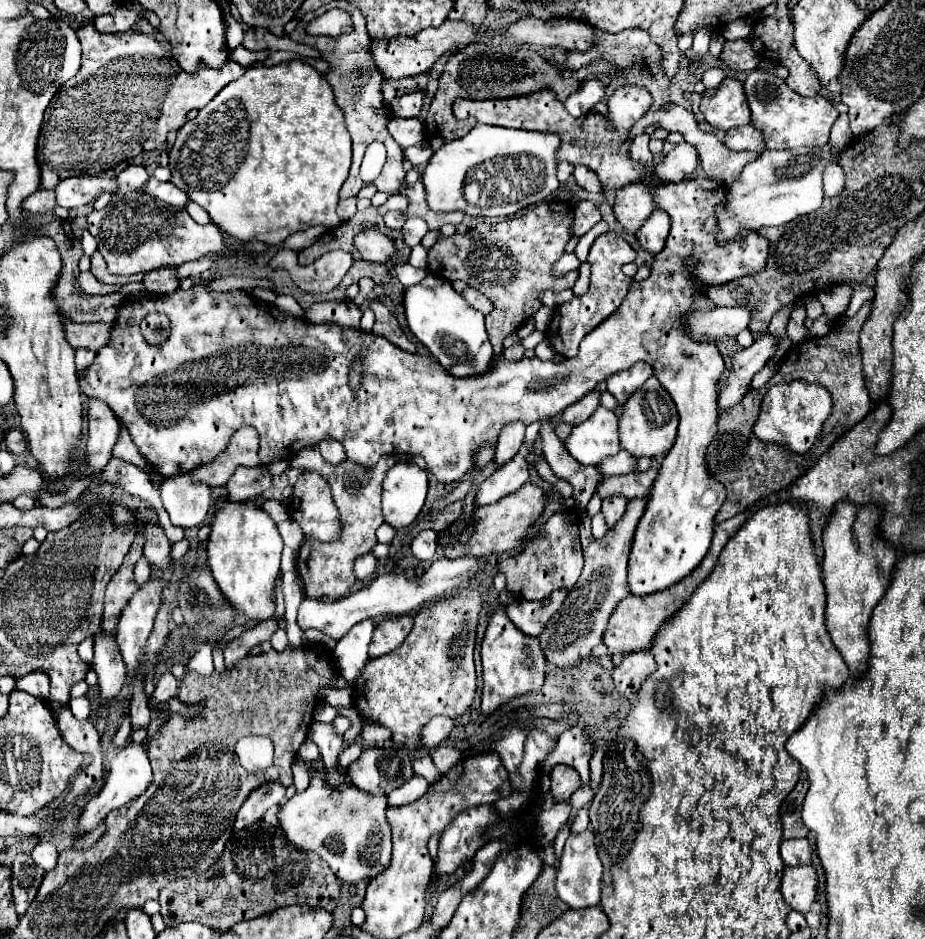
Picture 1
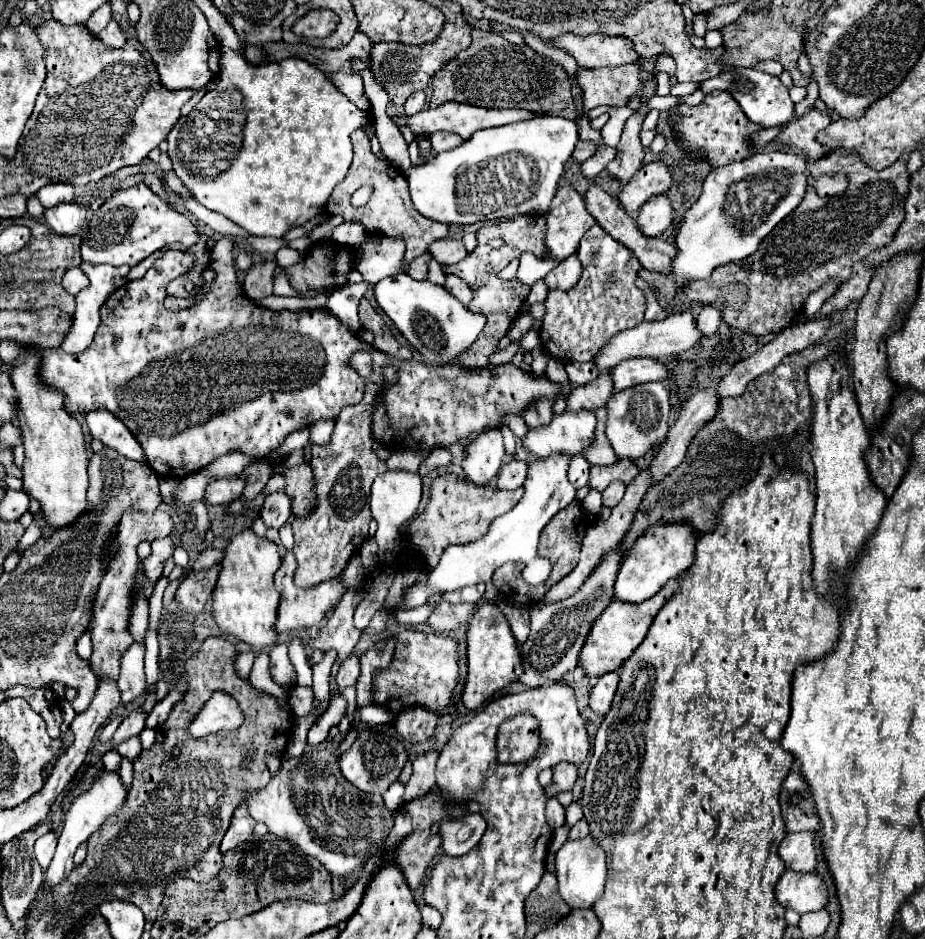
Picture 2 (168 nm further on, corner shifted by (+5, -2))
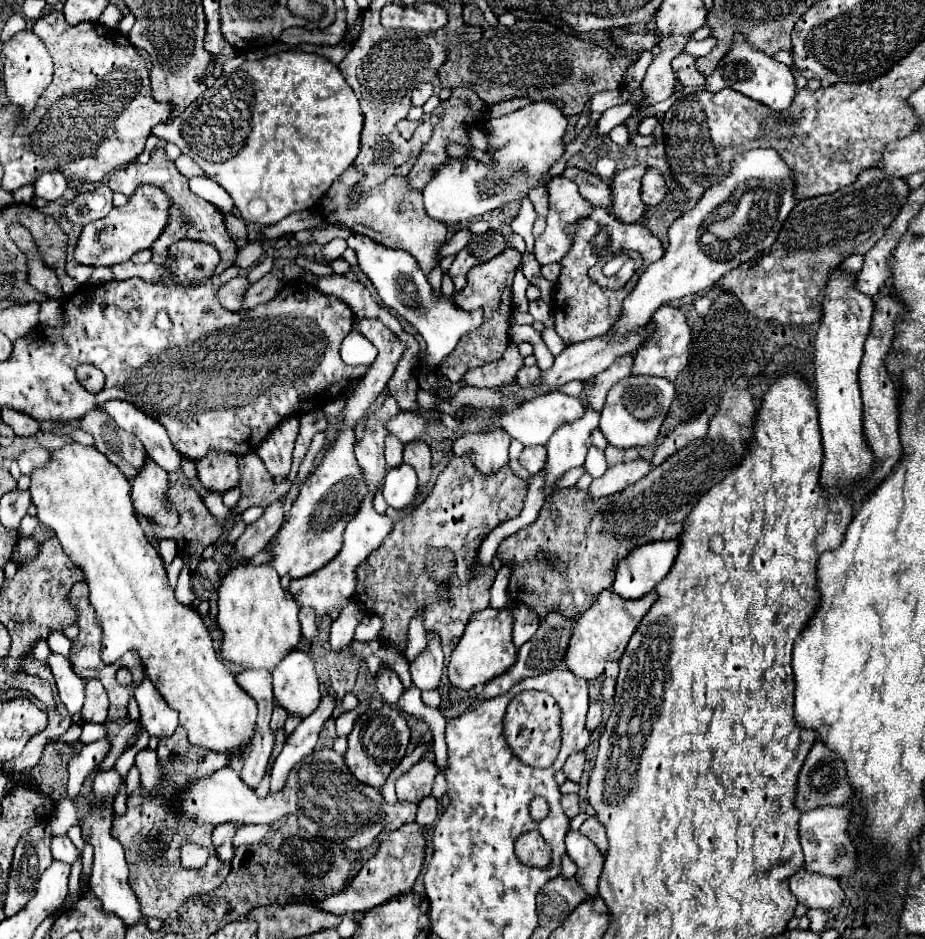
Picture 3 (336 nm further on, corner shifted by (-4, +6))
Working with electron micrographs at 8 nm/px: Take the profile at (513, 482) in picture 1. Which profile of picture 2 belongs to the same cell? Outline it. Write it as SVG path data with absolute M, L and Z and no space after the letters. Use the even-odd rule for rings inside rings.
M511 460L509 464L503 464L497 478L495 486L499 490L517 490L525 484L527 478L527 464L523 460Z

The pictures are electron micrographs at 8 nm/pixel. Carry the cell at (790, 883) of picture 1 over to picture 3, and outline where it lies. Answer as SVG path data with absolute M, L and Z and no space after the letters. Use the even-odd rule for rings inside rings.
M800 870L790 878L790 890L806 908L832 910L842 904L844 890L836 878Z

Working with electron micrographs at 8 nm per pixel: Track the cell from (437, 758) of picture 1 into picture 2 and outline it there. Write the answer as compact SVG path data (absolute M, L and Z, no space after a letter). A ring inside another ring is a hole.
M429 750L429 752L417 756L417 760L413 762L413 776L407 782L403 804L409 798L415 800L415 798L425 796L437 784L437 780L435 780L435 764L437 764L437 758L439 758L439 752L437 750Z

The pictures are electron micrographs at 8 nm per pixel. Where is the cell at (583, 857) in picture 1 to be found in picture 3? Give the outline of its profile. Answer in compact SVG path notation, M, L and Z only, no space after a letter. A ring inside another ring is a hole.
M570 830L566 834L566 850L568 850L568 856L578 864L576 876L578 876L578 882L582 884L584 892L588 896L596 896L598 894L598 876L600 876L602 864L604 864L604 858L598 852L596 844L590 838L586 838L584 834Z

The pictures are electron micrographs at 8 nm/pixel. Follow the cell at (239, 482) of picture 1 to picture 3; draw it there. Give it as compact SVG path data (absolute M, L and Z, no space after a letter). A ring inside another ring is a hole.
M210 450L202 460L196 460L196 472L206 490L226 492L238 486L238 458L230 452Z

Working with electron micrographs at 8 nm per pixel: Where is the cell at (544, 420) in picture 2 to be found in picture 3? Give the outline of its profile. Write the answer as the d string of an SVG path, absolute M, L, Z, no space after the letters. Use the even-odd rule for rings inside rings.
M524 366L524 368L518 370L516 380L518 380L518 384L532 384L534 380L538 380L540 374L542 374L540 368L536 368L536 366Z

